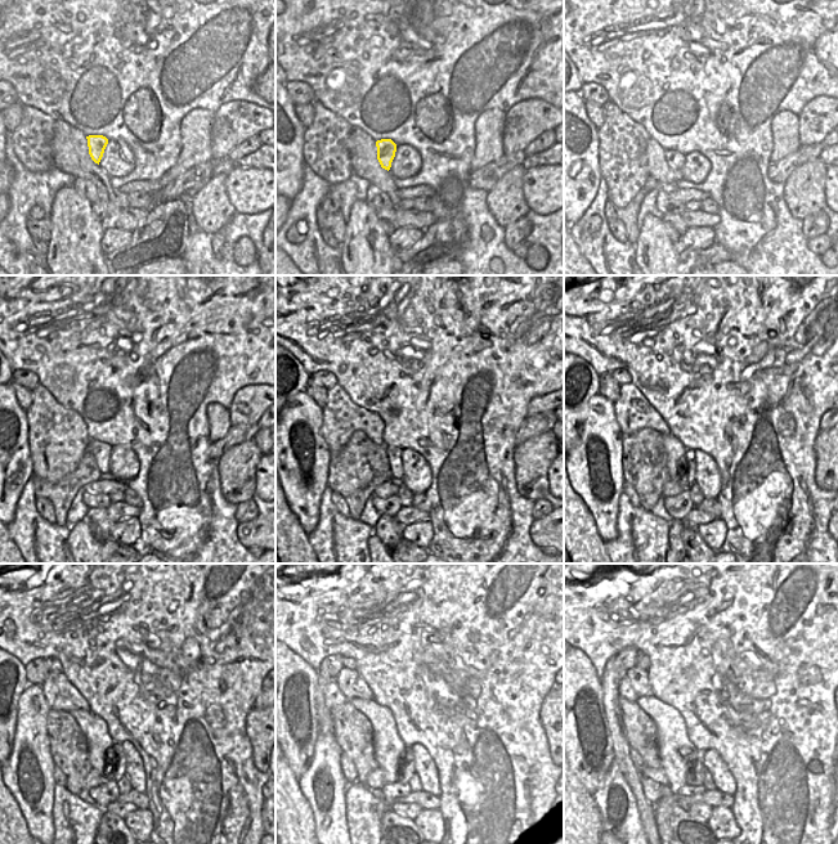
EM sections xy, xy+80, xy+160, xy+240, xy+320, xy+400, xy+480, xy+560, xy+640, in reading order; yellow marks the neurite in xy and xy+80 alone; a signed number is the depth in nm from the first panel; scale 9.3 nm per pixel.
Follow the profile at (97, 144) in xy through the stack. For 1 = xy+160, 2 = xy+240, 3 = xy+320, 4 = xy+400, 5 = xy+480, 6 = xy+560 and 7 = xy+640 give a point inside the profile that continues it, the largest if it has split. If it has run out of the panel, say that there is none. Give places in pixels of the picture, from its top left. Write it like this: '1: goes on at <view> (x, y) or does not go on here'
1: goes on at xy+160 (676, 160)
2: goes on at xy+240 (101, 450)
3: goes on at xy+320 (394, 453)
4: goes on at xy+400 (689, 454)
5: goes on at xy+480 (119, 768)
6: goes on at xy+560 (408, 767)
7: goes on at xy+640 (695, 777)

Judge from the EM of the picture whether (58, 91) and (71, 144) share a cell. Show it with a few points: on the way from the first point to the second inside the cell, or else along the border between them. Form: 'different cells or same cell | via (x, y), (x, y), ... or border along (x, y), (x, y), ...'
different cells | border along (55, 120), (62, 120), (75, 126), (85, 137)

